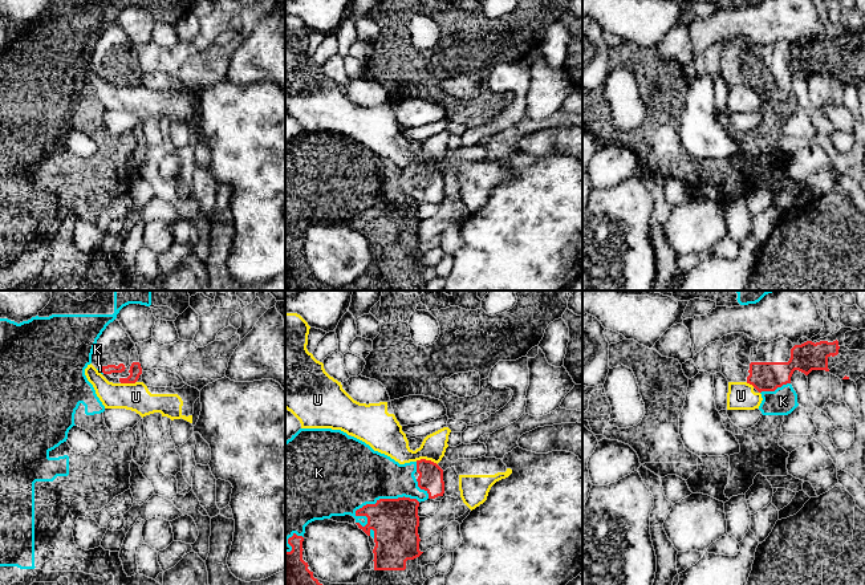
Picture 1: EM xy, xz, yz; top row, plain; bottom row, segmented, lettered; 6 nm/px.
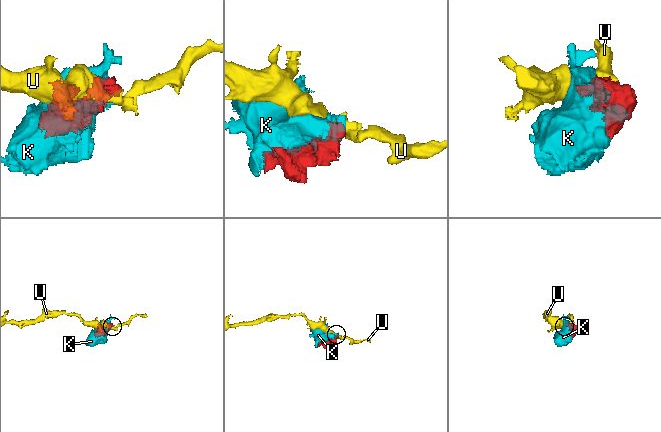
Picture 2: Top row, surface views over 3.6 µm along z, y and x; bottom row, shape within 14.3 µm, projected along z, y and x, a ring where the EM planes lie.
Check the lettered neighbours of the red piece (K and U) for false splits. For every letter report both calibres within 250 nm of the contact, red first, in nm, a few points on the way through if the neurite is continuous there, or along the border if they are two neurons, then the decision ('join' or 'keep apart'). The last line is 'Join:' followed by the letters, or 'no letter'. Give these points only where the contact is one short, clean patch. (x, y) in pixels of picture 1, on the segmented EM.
K: 280 nm thick on the red side, 440 nm on the other; keep apart
U: 150 nm thick on the red side, 180 nm on the other; border along xz (415, 460), (433, 460), (437, 464); keep apart
Join: no letter

